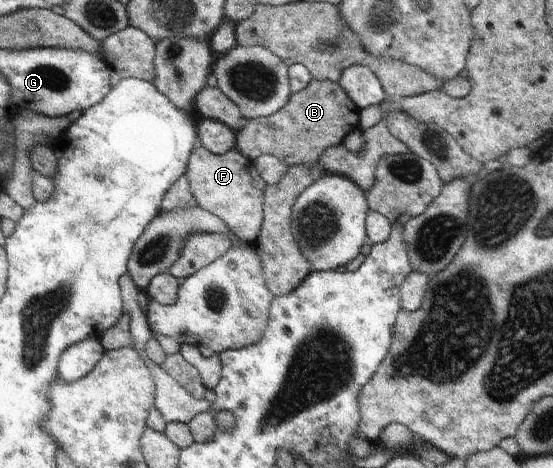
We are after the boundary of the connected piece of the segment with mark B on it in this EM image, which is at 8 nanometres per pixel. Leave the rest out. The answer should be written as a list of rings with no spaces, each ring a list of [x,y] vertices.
[[[312,79],[300,92],[292,93],[289,101],[274,114],[267,117],[245,120],[244,125],[236,134],[236,147],[247,159],[254,162],[262,155],[275,156],[285,165],[309,166],[318,161],[319,154],[327,148],[341,145],[342,141],[355,130],[360,121],[360,109],[353,100],[343,91],[338,83],[327,80]]]

